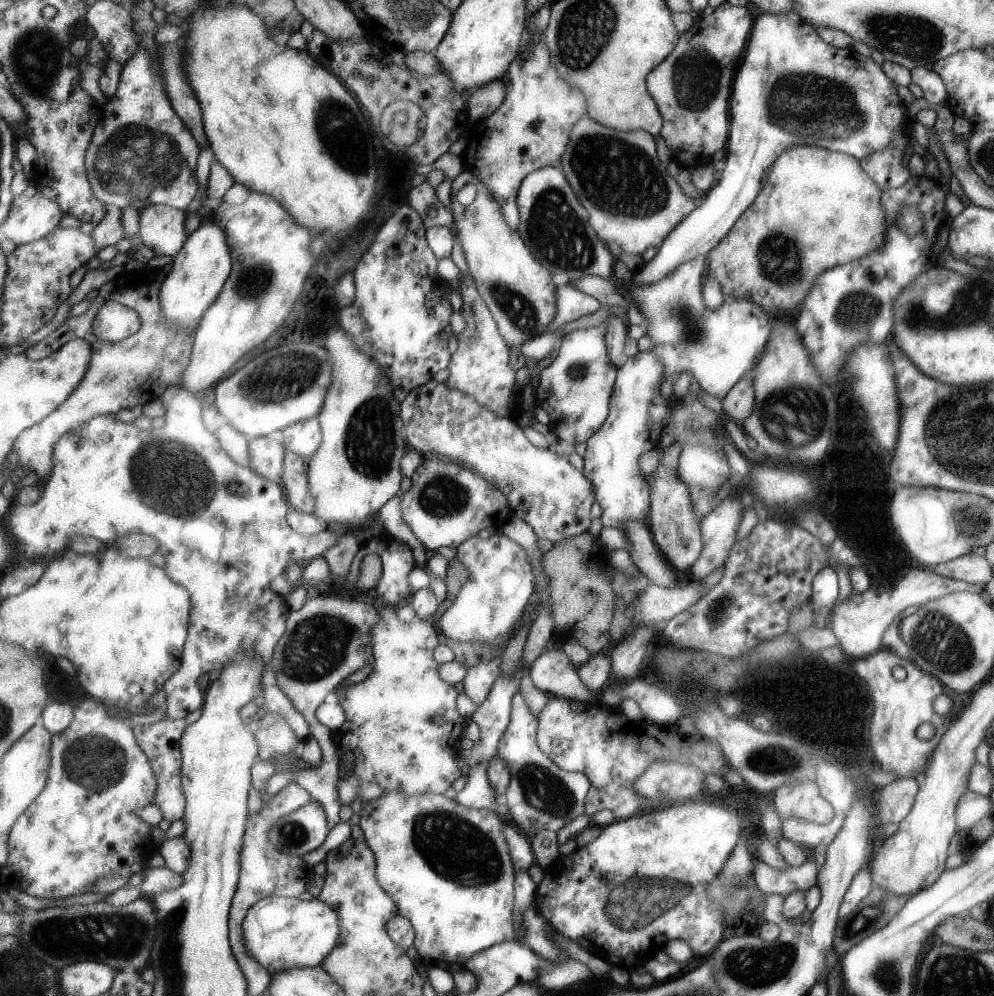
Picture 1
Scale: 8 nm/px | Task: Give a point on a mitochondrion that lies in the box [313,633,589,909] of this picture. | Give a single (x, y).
(455, 848)

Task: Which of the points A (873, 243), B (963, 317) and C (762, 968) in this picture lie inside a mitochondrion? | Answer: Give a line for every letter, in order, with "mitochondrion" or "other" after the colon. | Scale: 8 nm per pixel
A: other
B: mitochondrion
C: mitochondrion

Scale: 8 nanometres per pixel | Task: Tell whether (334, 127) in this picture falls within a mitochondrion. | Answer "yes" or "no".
yes

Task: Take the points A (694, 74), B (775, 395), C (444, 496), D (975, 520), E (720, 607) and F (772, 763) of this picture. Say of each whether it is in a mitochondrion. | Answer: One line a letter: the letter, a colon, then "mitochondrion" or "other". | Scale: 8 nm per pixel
A: mitochondrion
B: mitochondrion
C: mitochondrion
D: mitochondrion
E: mitochondrion
F: mitochondrion

